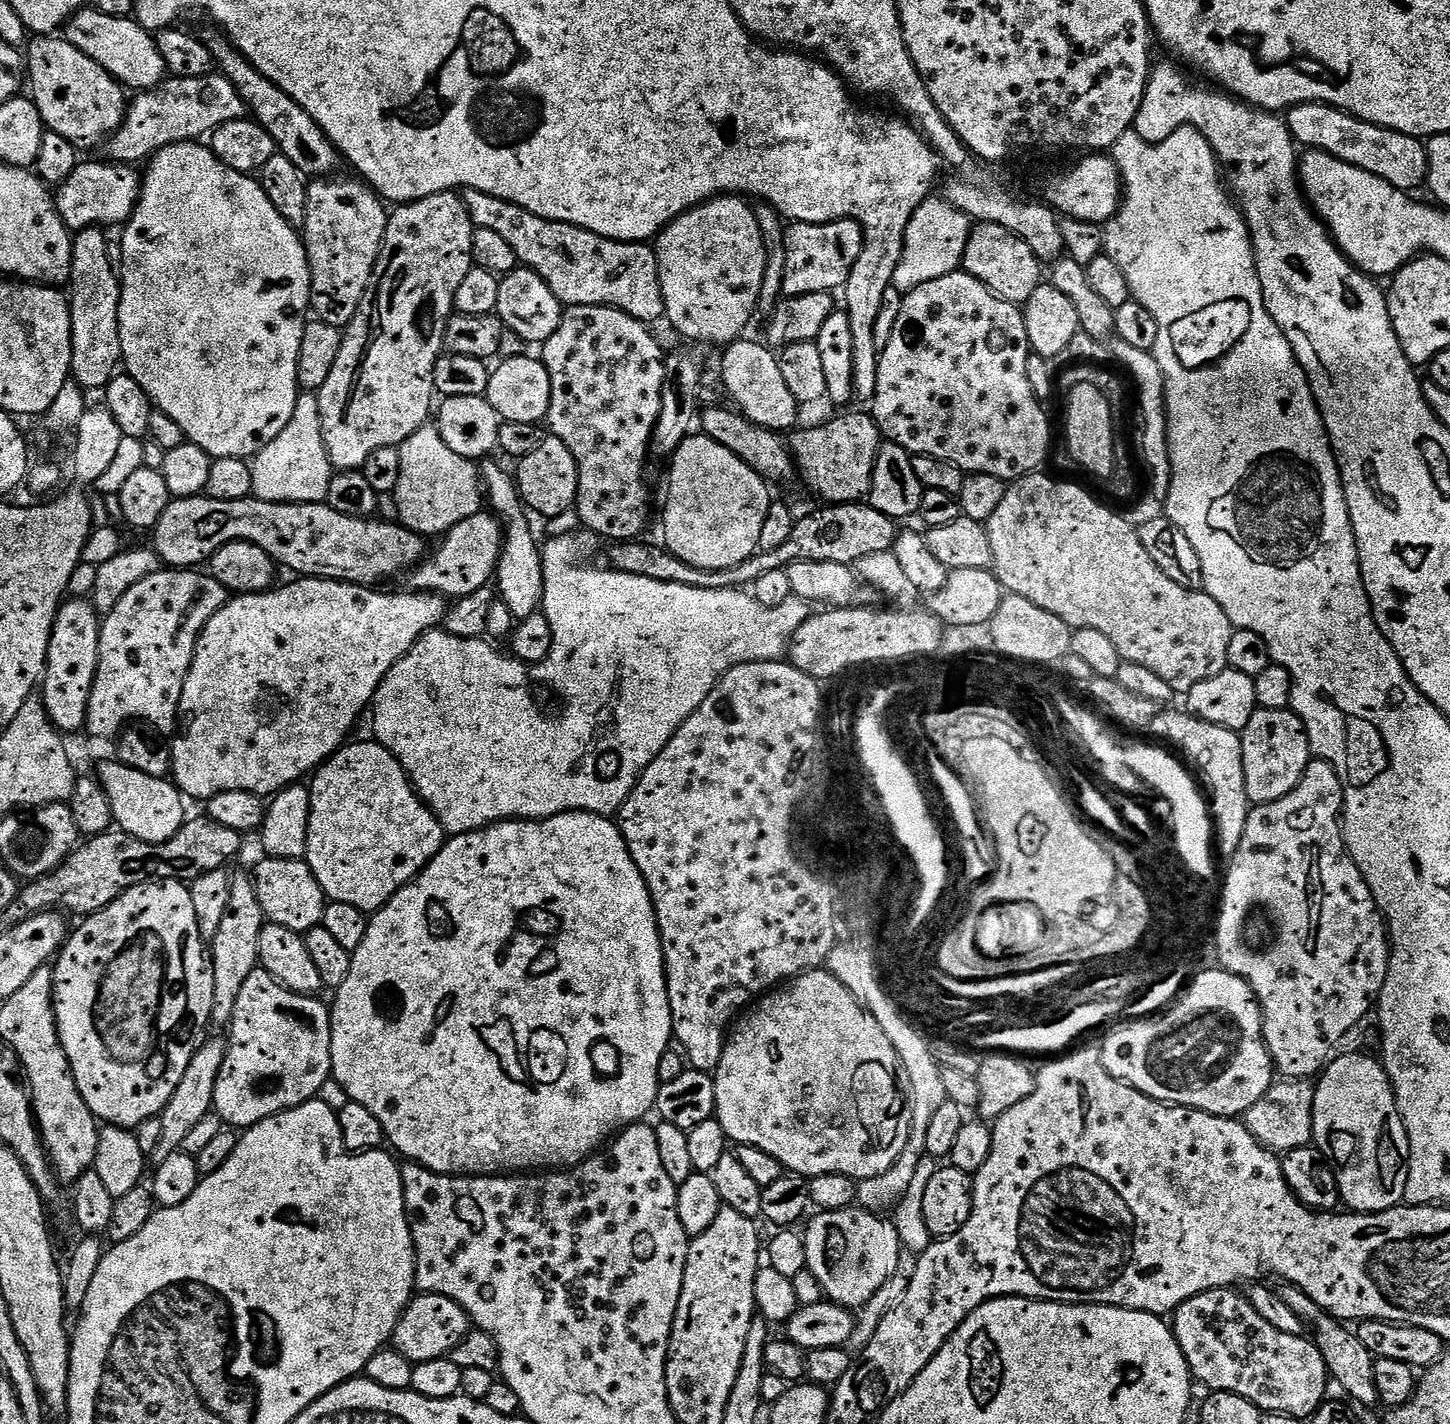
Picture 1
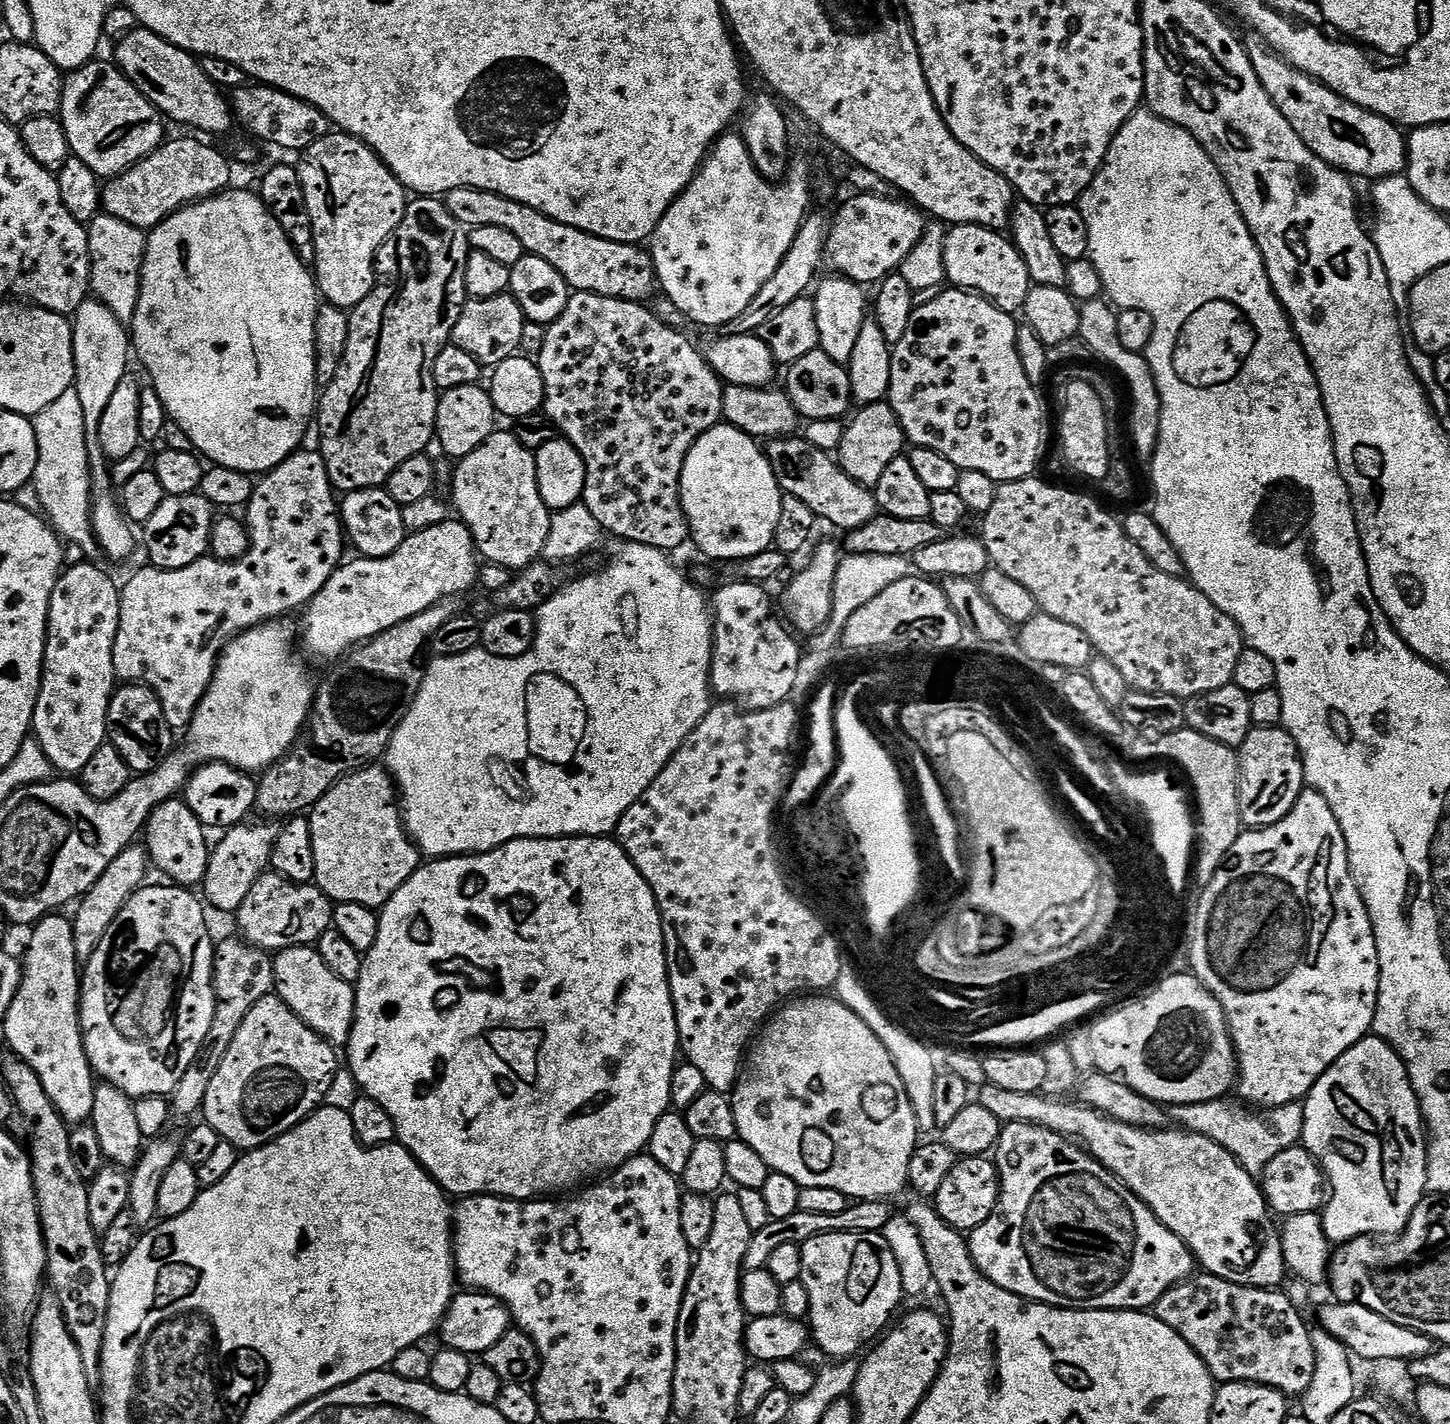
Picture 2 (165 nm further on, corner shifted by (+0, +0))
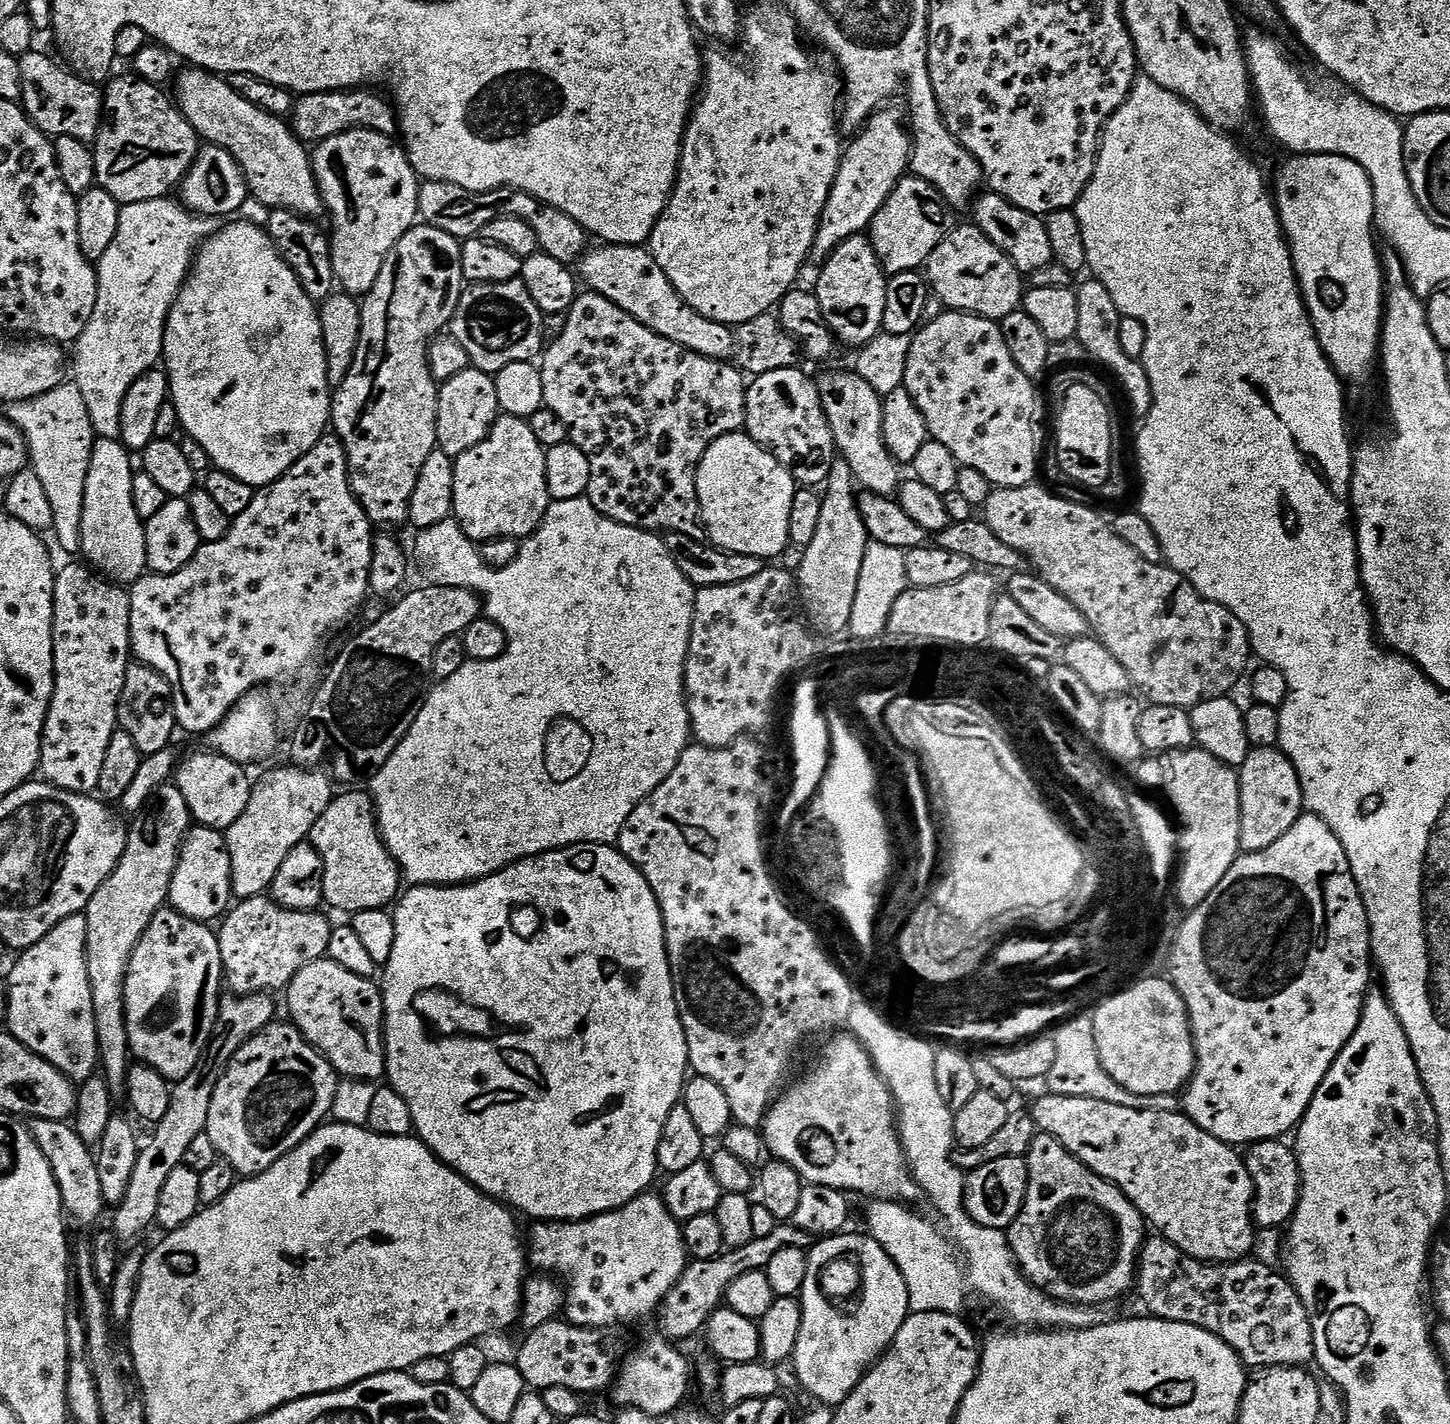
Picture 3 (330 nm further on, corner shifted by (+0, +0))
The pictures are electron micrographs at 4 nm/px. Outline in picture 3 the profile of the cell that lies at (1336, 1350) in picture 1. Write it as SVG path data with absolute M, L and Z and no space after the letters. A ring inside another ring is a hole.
M1044 1094L1044 1097L1030 1108L1030 1115L1037 1129L1045 1136L1052 1136L1075 1160L1081 1160L1094 1174L1098 1174L1103 1180L1115 1184L1124 1196L1137 1210L1149 1225L1152 1224L1157 1233L1165 1236L1178 1250L1182 1250L1190 1258L1202 1260L1205 1264L1235 1264L1238 1260L1251 1257L1254 1245L1257 1243L1254 1227L1254 1193L1252 1179L1248 1173L1248 1165L1245 1157L1240 1156L1235 1147L1224 1144L1218 1138L1206 1134L1193 1120L1188 1119L1183 1111L1177 1110L1174 1114L1162 1114L1154 1110L1130 1110L1126 1106L1114 1106L1111 1102L1098 1102L1098 1098L1066 1098L1065 1096L1053 1096Z

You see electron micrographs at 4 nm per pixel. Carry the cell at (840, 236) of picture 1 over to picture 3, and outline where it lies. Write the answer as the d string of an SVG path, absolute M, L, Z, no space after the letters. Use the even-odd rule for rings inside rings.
M911 174L905 175L882 206L882 210L878 210L870 225L870 239L880 263L884 266L885 273L891 277L904 271L915 272L923 269L928 263L930 254L934 254L934 250L952 231L954 227L952 216L954 216L953 208L944 201L942 194L938 194L938 190L934 190L934 186L930 186L930 182Z

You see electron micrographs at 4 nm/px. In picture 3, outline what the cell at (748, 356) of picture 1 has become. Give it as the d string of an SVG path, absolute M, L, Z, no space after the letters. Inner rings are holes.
M604 244L593 250L585 251L578 264L578 276L588 283L587 287L602 298L614 302L630 318L642 322L654 334L670 342L678 342L694 354L702 354L711 360L727 361L733 355L736 338L733 329L722 322L714 322L695 312L678 294L676 287L666 278L662 266L652 257L651 251L644 246L631 244Z

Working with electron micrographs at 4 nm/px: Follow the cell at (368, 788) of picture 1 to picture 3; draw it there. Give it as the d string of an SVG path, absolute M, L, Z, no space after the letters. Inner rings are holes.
M344 792L330 802L312 828L311 843L322 854L324 863L324 904L351 914L375 908L387 909L401 895L402 873L400 865L388 853L380 825L376 819L376 806L371 795L364 792Z

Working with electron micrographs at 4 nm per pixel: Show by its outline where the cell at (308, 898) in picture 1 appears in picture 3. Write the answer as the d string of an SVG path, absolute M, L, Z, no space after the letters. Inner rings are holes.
M267 895L251 896L248 900L240 900L223 917L218 928L220 942L220 967L233 993L237 996L253 994L272 994L275 988L287 989L289 982L302 970L302 966L310 966L310 962L325 959L330 946L330 934L334 924L323 916L323 911L299 912L286 910L278 906Z

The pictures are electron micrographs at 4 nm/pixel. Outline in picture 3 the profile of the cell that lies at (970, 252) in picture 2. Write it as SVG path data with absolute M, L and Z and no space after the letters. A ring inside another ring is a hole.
M953 227L952 231L930 254L926 265L926 279L931 291L944 303L943 307L957 312L971 312L974 316L985 316L987 320L999 322L1006 314L1021 307L1026 284L1022 274L1010 262L1010 258L982 230Z

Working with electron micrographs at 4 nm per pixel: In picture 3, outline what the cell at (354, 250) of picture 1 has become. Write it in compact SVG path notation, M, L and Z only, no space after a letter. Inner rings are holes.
M358 127L326 138L311 149L310 155L326 216L332 219L330 243L336 283L348 295L363 298L378 282L382 262L398 238L418 223L421 181L403 147L374 129Z

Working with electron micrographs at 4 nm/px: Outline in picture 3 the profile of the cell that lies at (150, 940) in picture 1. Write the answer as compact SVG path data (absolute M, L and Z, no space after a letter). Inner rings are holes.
M165 906L154 914L146 934L138 942L130 958L128 973L124 979L126 1002L126 1034L131 1055L141 1064L148 1064L169 1082L186 1078L190 1070L200 1063L216 1019L220 1017L222 969L220 967L220 942L215 931L207 923L186 918L171 906Z

